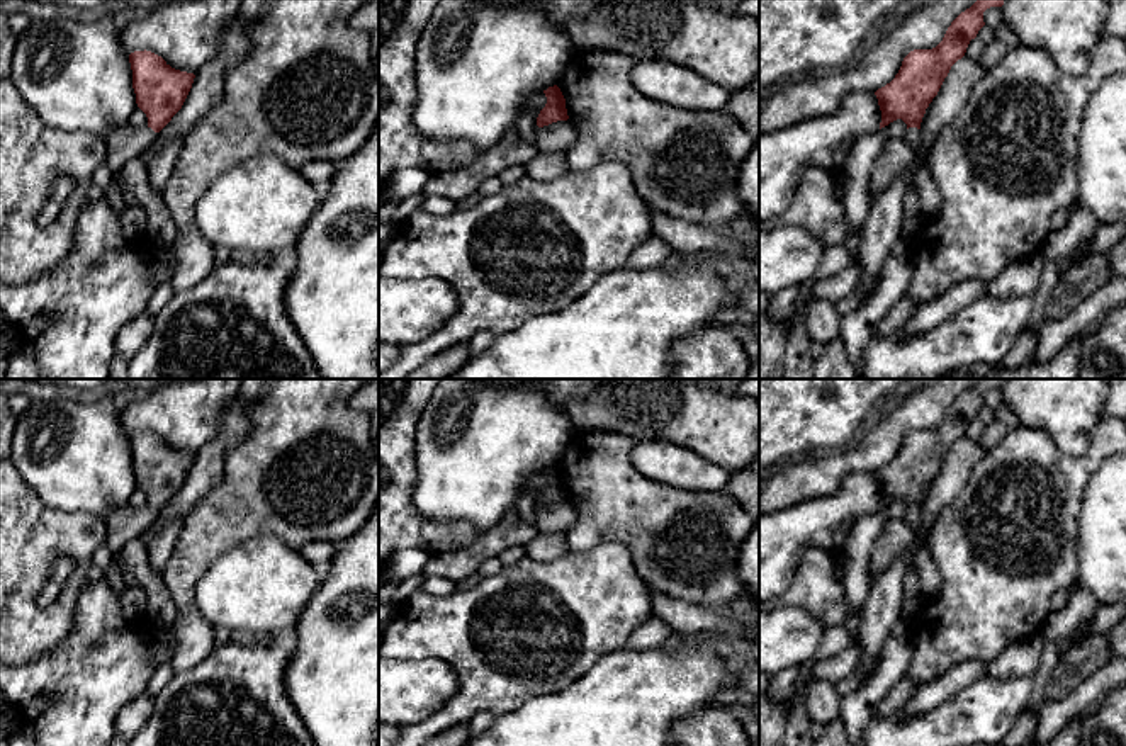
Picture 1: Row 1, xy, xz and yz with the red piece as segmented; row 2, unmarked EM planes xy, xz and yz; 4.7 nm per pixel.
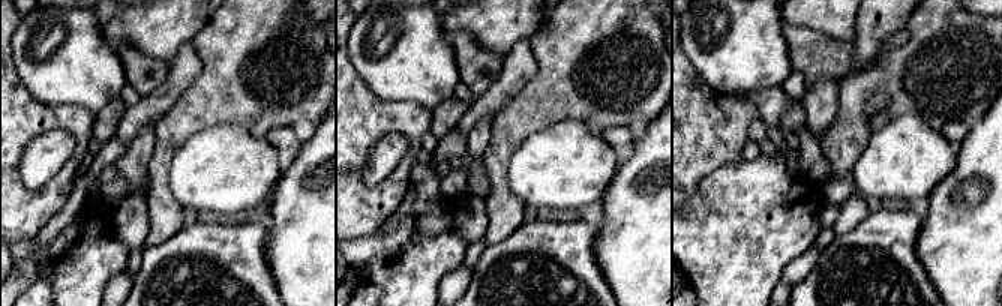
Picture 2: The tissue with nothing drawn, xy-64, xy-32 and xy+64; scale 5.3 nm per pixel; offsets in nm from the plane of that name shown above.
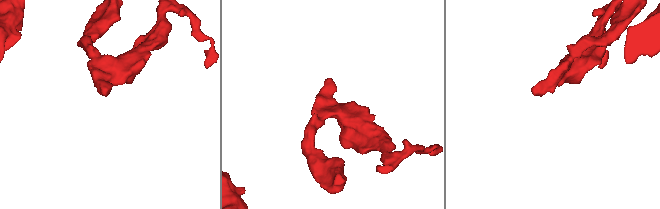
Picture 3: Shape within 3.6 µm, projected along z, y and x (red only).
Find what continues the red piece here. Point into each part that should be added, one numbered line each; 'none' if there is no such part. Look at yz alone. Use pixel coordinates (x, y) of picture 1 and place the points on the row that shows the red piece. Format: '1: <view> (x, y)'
1: yz (912, 135)

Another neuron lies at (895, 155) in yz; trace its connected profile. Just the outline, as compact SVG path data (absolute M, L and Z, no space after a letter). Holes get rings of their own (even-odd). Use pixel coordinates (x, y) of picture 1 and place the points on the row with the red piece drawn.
M905 138L888 139L881 148L881 153L878 155L871 170L871 199L883 192L888 184L909 165L912 158L914 148L905 141Z

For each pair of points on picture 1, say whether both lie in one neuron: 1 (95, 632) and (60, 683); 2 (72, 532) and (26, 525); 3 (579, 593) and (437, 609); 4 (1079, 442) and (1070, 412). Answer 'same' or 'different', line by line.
1: same
2: same
3: same
4: same

